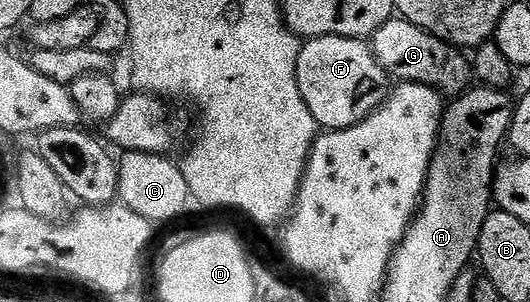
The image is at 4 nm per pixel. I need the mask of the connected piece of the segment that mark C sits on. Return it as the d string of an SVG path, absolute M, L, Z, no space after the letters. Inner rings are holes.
M131 150L121 155L117 163L119 172L119 188L117 197L123 206L136 212L138 217L146 217L150 223L170 222L173 218L178 218L186 210L186 205L191 205L192 199L188 180L184 180L184 172L177 161L160 154L149 154L148 152L136 152Z

